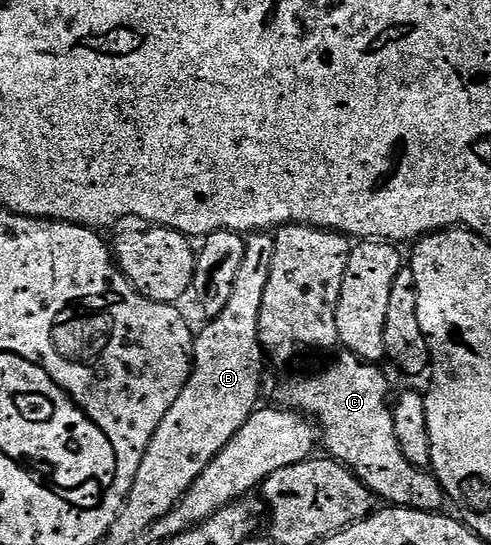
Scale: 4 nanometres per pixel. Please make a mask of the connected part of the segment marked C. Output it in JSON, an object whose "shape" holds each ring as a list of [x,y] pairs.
{"shape":[[[347,351],[336,355],[324,373],[290,382],[284,389],[287,404],[314,419],[322,434],[323,448],[328,448],[327,456],[352,470],[381,502],[405,509],[443,510],[445,489],[427,468],[412,465],[402,451],[396,434],[396,414],[390,401],[388,405],[392,385],[381,366],[374,361],[361,361]]]}

